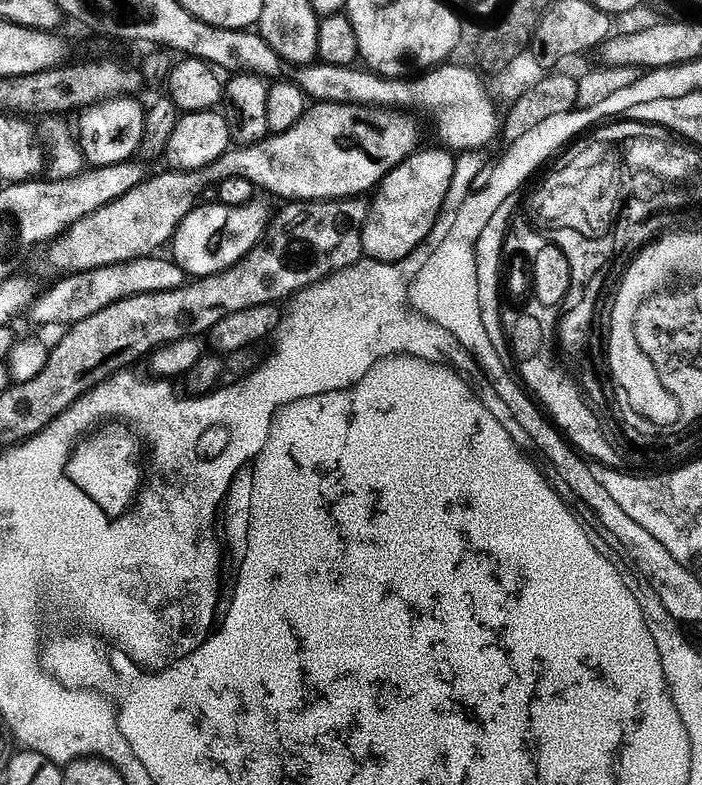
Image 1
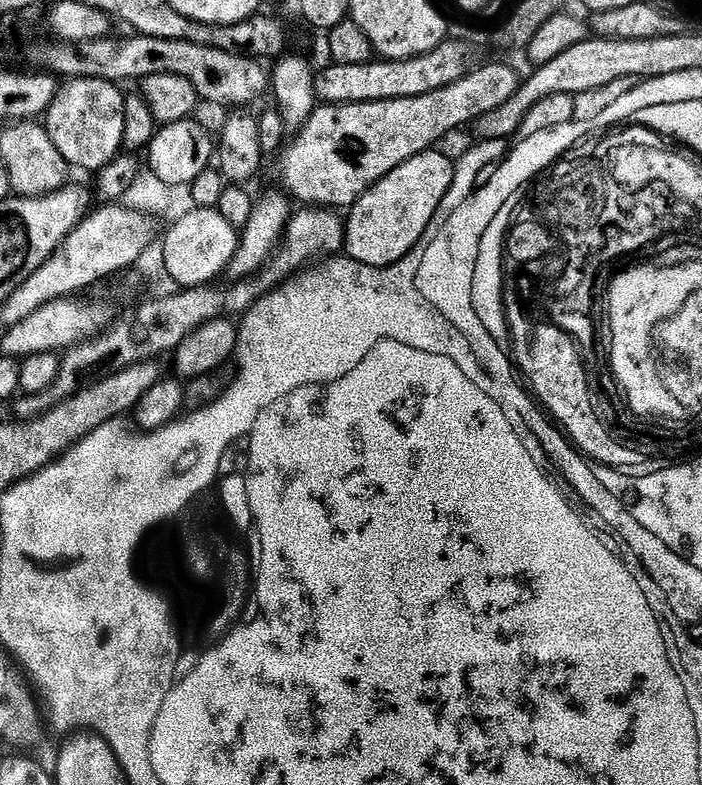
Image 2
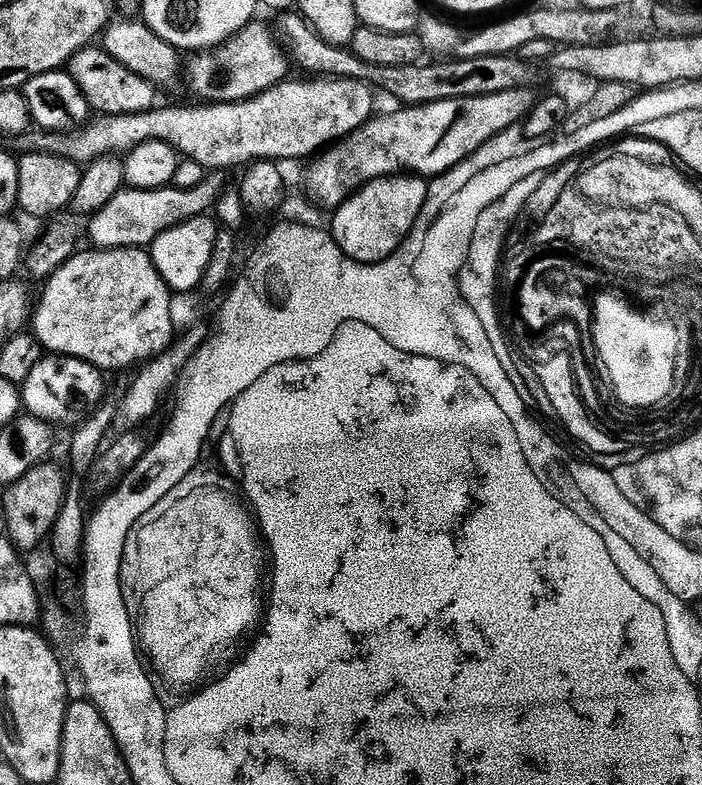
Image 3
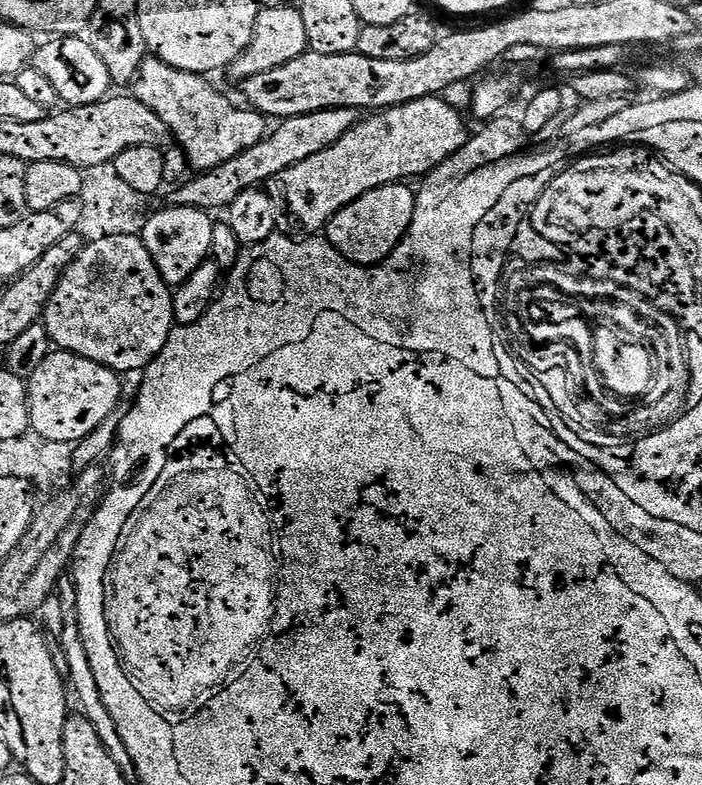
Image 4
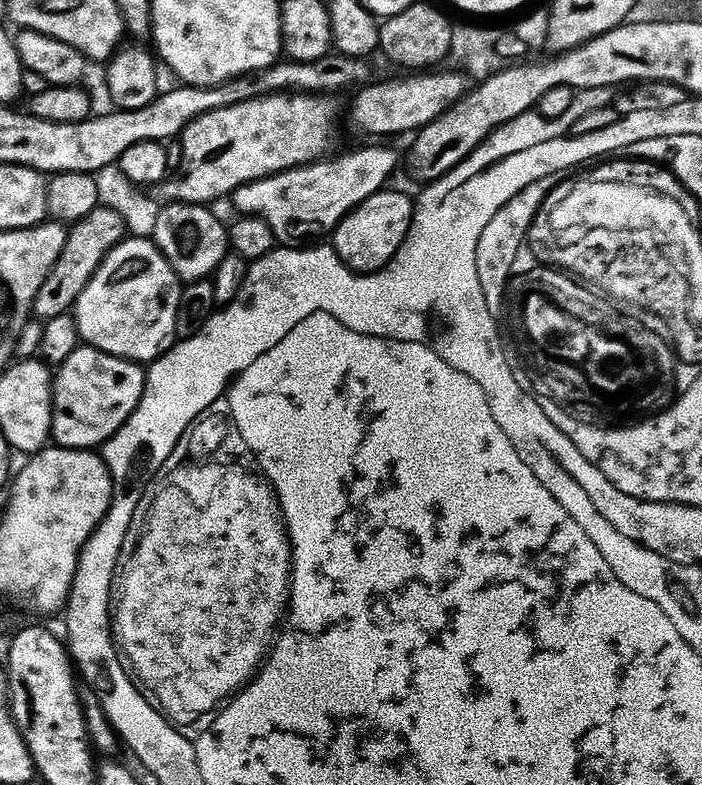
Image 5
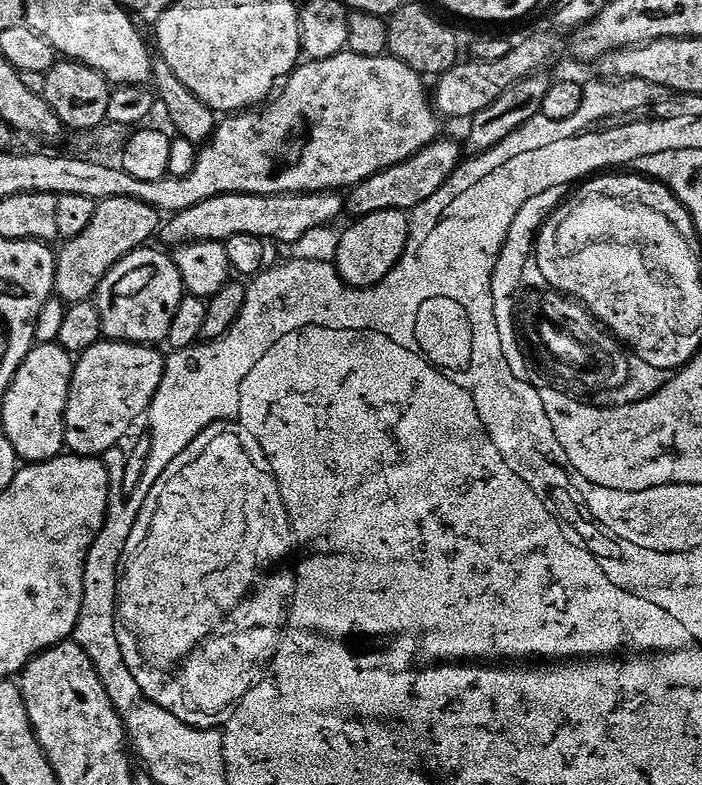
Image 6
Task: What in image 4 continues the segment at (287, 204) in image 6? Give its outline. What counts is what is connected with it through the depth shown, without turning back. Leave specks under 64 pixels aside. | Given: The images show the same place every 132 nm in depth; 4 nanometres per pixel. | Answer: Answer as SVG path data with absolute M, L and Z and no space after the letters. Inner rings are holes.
M430 96L409 104L385 108L369 116L372 117L369 120L361 119L341 140L334 142L334 146L280 173L279 183L284 183L285 201L283 200L283 203L286 208L286 203L288 203L293 218L302 227L326 227L335 216L339 217L344 209L350 206L350 202L362 198L362 194L378 186L408 182L411 181L411 176L417 176L417 178L427 176L432 169L449 160L470 139L470 132L464 129L464 120L460 117L459 110L454 105L447 104L444 98Z

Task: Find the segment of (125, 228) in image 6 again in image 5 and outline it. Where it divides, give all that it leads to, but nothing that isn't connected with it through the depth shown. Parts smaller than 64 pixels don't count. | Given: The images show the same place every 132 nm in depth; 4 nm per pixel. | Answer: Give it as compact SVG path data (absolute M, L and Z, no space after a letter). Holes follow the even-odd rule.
M107 206L95 208L93 212L86 214L86 218L71 225L68 241L58 262L54 262L46 282L42 282L42 286L38 290L38 298L34 305L35 315L41 321L47 322L58 318L59 315L71 313L75 309L76 299L108 257L110 250L114 250L125 239L123 218L114 209L107 208Z

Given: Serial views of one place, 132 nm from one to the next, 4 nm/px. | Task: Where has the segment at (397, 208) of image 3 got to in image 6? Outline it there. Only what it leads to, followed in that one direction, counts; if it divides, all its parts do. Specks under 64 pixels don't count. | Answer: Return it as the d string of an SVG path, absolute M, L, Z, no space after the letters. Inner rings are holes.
M382 210L378 214L361 216L355 221L353 228L345 227L344 236L341 239L341 245L338 246L338 252L334 261L337 272L340 273L345 284L352 288L372 288L380 284L392 273L394 266L399 264L402 254L406 250L408 238L409 213L399 212L398 210Z

